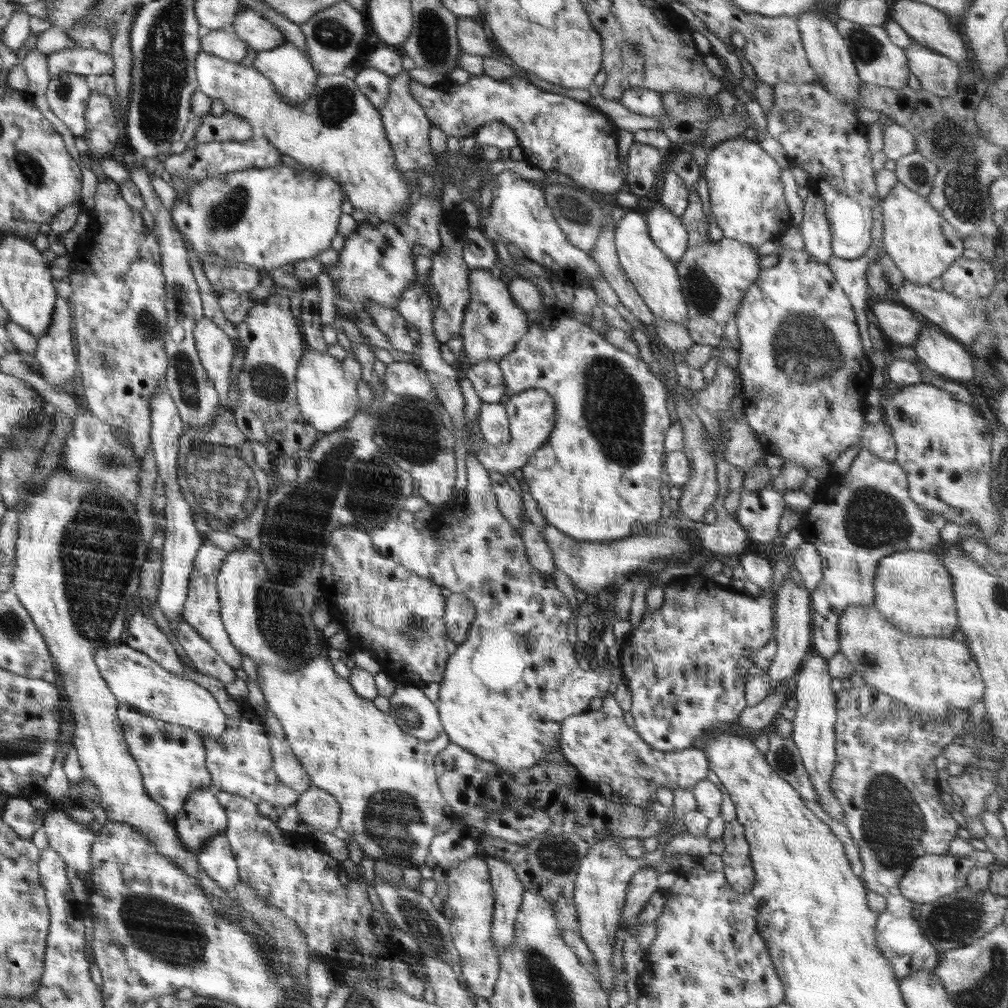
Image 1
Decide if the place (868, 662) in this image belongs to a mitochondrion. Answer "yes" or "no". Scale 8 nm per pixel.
no

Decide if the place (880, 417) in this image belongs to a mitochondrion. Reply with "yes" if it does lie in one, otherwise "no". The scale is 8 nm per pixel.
no

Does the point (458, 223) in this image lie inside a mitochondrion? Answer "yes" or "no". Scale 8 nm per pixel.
no

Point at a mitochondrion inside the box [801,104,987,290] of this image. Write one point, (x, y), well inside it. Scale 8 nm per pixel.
(940, 150)

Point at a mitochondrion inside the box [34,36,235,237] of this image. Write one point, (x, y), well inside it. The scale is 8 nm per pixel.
(64, 91)

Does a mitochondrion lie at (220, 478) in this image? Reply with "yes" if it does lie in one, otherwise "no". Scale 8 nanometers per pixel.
yes

